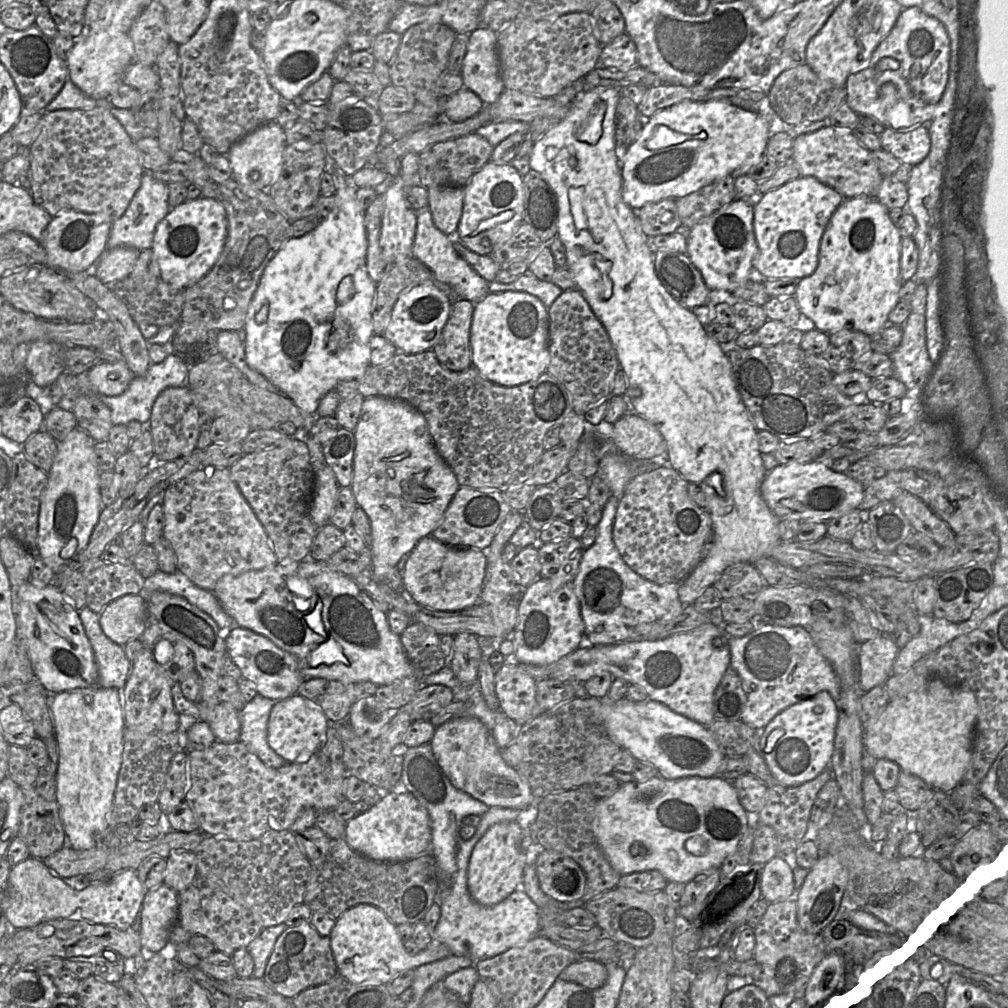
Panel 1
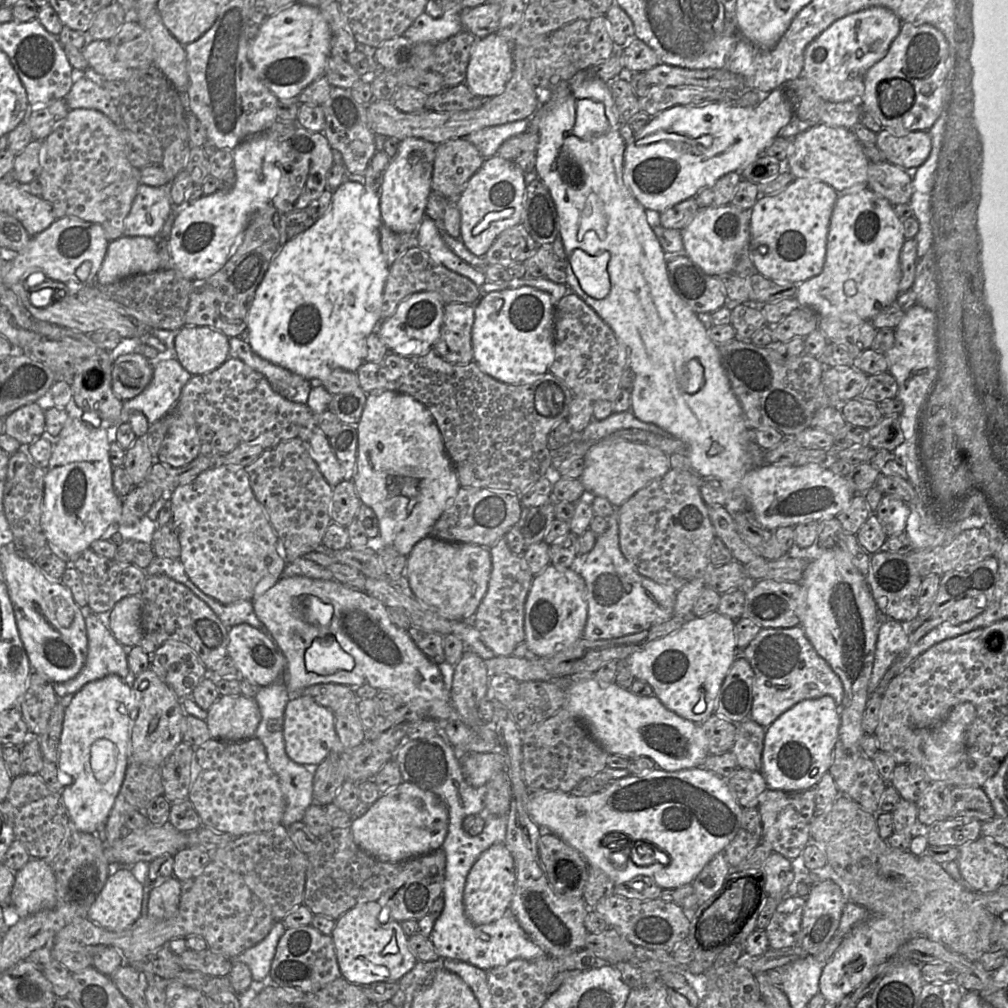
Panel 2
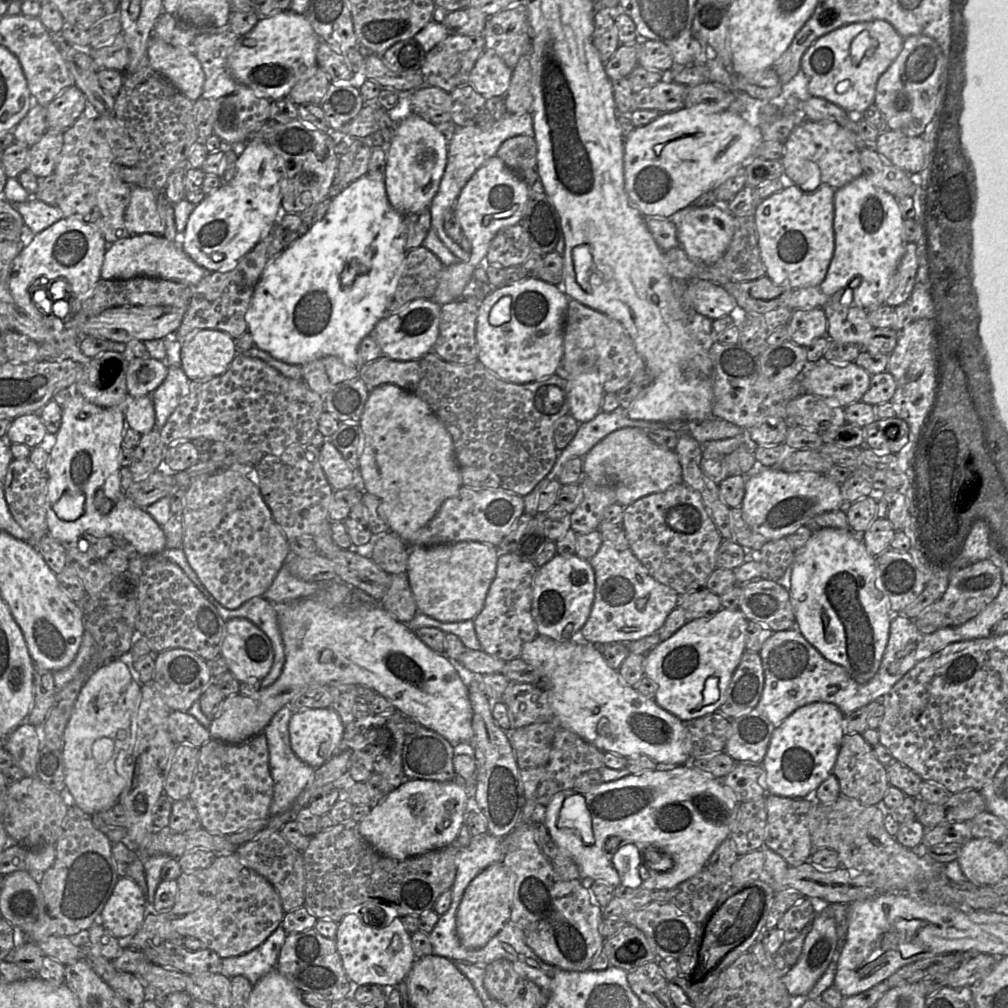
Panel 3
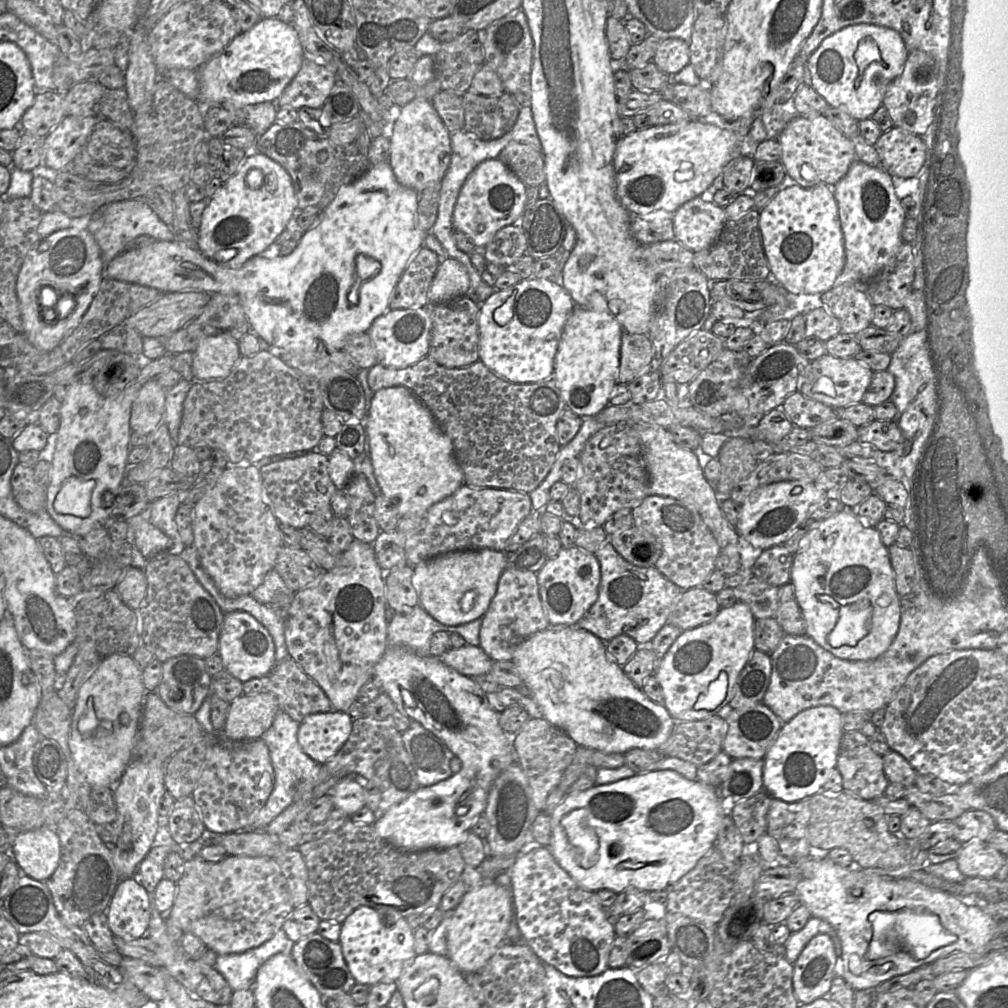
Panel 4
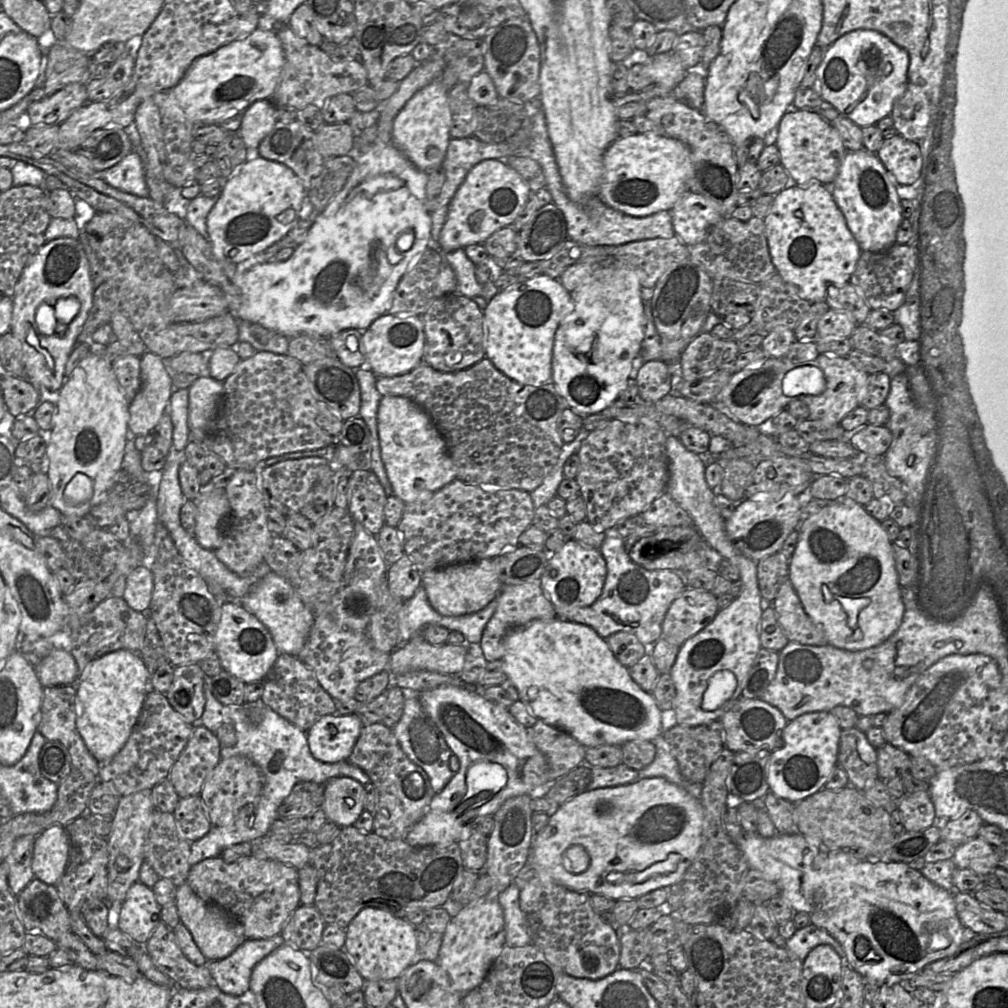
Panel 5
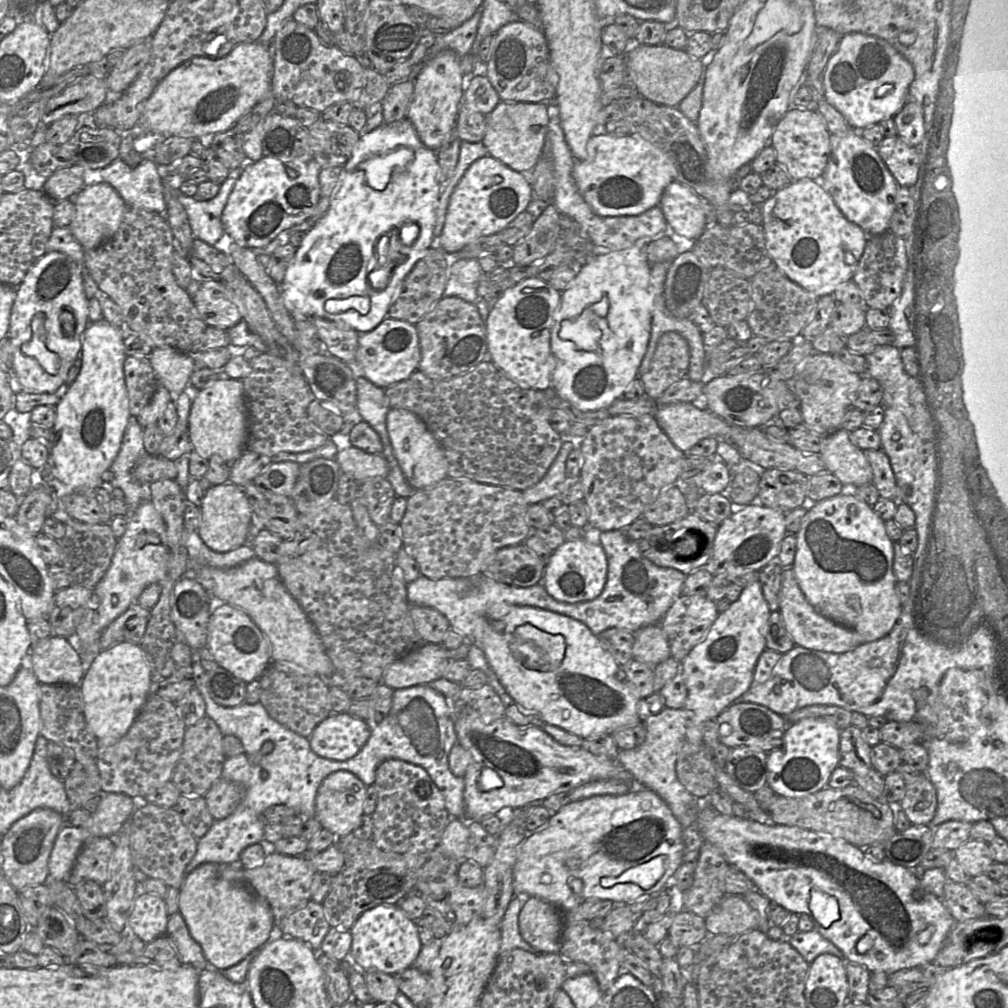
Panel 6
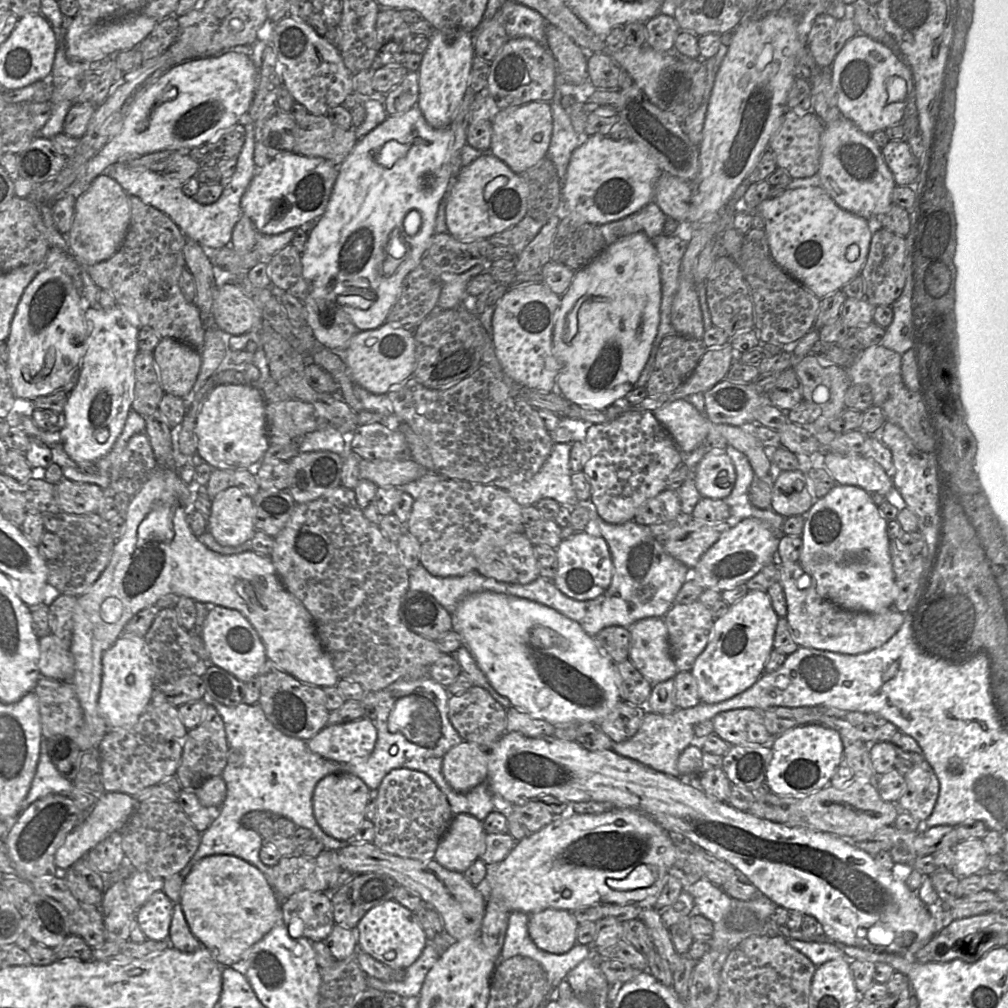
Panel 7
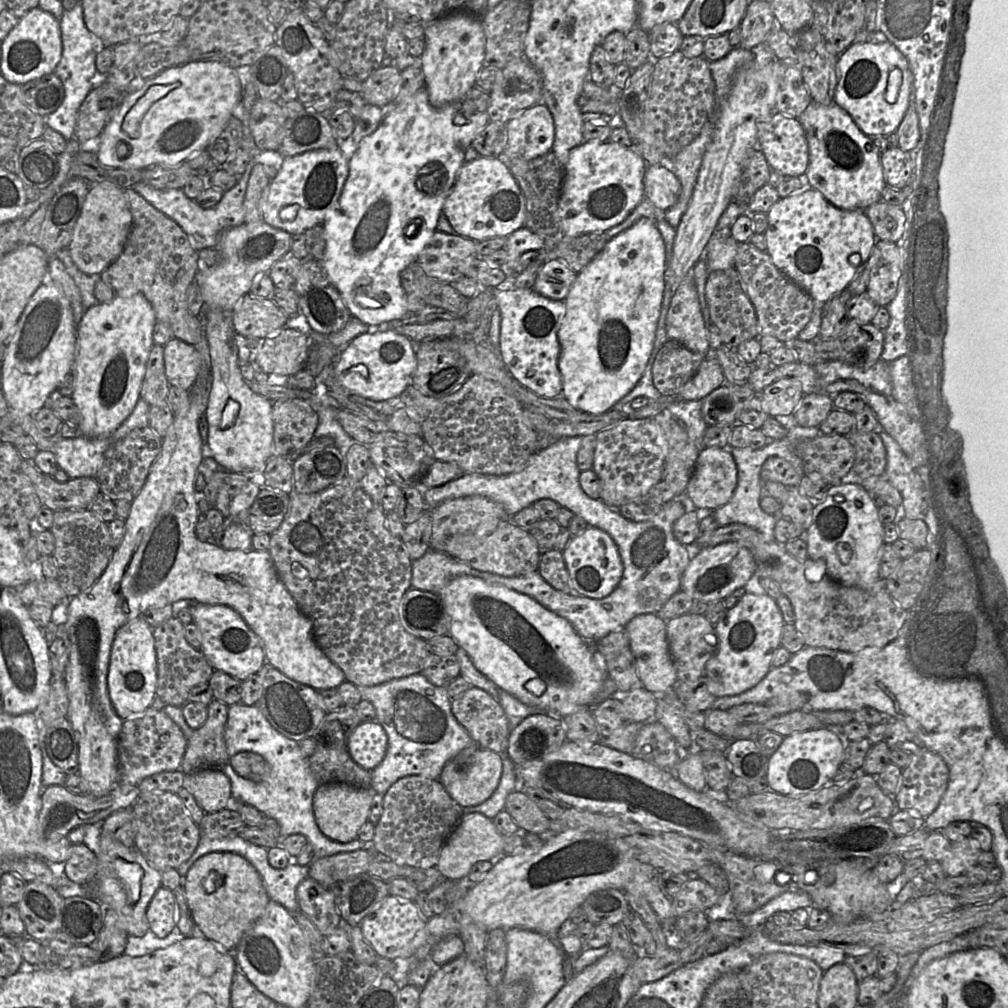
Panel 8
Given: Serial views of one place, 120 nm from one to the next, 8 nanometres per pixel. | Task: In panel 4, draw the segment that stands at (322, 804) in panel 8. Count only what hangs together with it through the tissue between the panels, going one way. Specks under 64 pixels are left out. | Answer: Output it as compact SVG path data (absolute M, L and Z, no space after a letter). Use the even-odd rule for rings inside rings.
M346 777L340 780L328 793L332 796L334 808L352 816L366 805L366 792L363 785Z

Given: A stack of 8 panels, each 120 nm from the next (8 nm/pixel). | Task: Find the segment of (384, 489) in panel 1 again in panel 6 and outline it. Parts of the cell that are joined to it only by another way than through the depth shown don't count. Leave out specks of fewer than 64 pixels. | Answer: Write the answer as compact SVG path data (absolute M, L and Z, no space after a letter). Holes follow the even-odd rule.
M391 408L386 416L386 428L394 456L404 477L414 490L431 487L448 477L448 462L444 452L419 417L405 409Z

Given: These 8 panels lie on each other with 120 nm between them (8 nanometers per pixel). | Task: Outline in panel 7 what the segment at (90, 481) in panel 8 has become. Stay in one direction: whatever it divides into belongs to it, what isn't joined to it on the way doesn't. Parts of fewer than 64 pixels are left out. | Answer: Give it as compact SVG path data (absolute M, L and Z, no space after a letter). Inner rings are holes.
M62 479L55 484L56 500L61 512L68 514L97 513L104 491L96 484Z

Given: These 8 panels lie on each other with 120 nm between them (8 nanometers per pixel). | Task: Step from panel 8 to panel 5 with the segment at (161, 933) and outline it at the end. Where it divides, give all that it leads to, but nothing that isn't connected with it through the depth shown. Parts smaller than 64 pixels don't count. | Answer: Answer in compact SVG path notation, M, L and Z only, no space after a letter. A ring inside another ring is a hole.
M137 881L120 905L117 928L134 942L146 944L156 926L162 922L161 909L152 889Z

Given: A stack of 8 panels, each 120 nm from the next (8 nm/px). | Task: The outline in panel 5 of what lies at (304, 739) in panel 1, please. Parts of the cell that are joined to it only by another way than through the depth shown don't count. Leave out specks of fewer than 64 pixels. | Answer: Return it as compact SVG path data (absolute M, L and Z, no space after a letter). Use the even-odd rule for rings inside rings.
M355 714L322 716L306 732L311 754L326 763L347 760L362 727L362 722Z

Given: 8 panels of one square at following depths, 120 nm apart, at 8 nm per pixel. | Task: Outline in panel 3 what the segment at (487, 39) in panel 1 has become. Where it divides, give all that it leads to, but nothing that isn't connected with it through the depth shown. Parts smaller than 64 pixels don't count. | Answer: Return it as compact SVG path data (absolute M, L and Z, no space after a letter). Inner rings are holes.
M485 50L471 71L469 84L484 97L504 97L512 71L496 54Z

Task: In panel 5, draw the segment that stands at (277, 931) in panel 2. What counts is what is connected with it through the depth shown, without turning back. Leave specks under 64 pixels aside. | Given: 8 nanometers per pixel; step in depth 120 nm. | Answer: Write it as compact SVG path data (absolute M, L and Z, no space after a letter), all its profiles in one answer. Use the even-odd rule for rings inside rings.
M280 934L269 939L246 940L228 957L207 960L205 966L223 993L243 998L250 989L254 967L285 943Z

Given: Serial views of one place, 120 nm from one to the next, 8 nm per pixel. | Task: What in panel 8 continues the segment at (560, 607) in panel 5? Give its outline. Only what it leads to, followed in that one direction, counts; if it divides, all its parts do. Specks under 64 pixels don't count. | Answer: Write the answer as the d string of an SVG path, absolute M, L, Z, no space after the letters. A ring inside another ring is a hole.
M588 526L581 534L573 536L562 552L576 595L601 599L611 594L623 575L623 563L613 538L604 530Z

